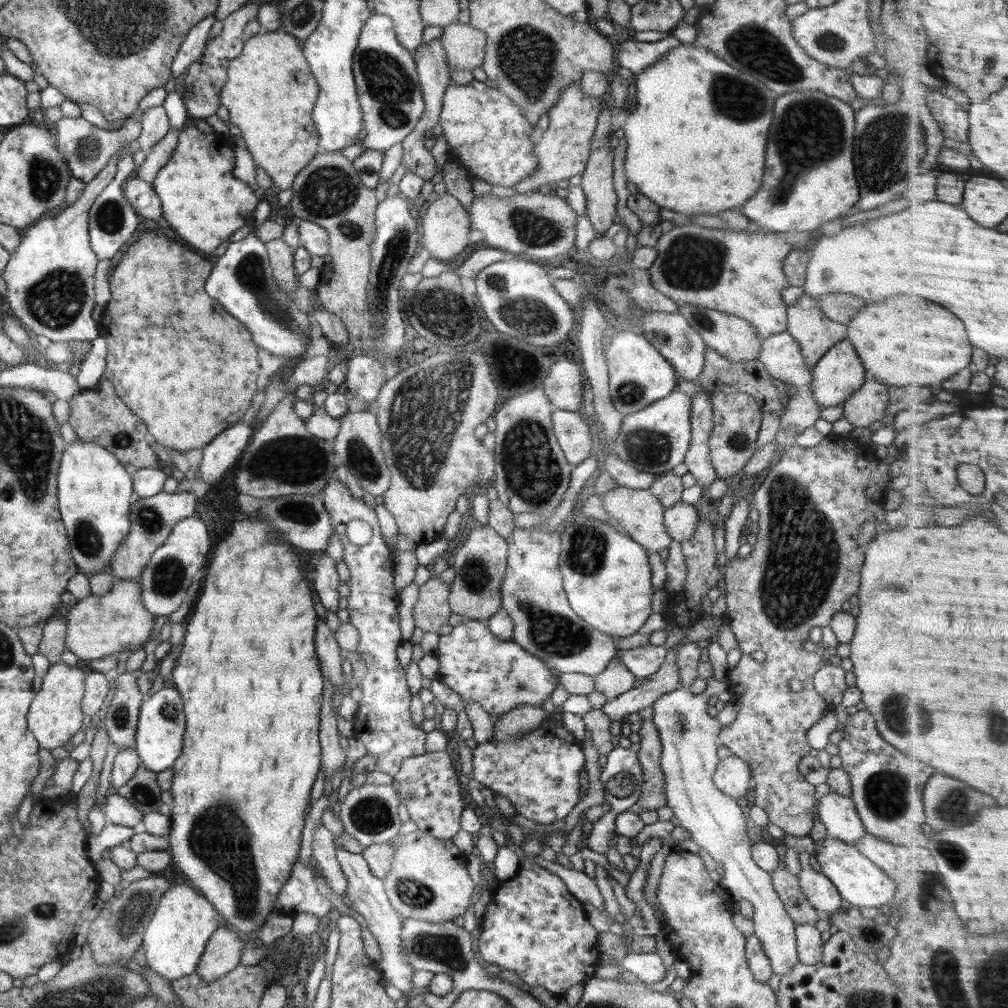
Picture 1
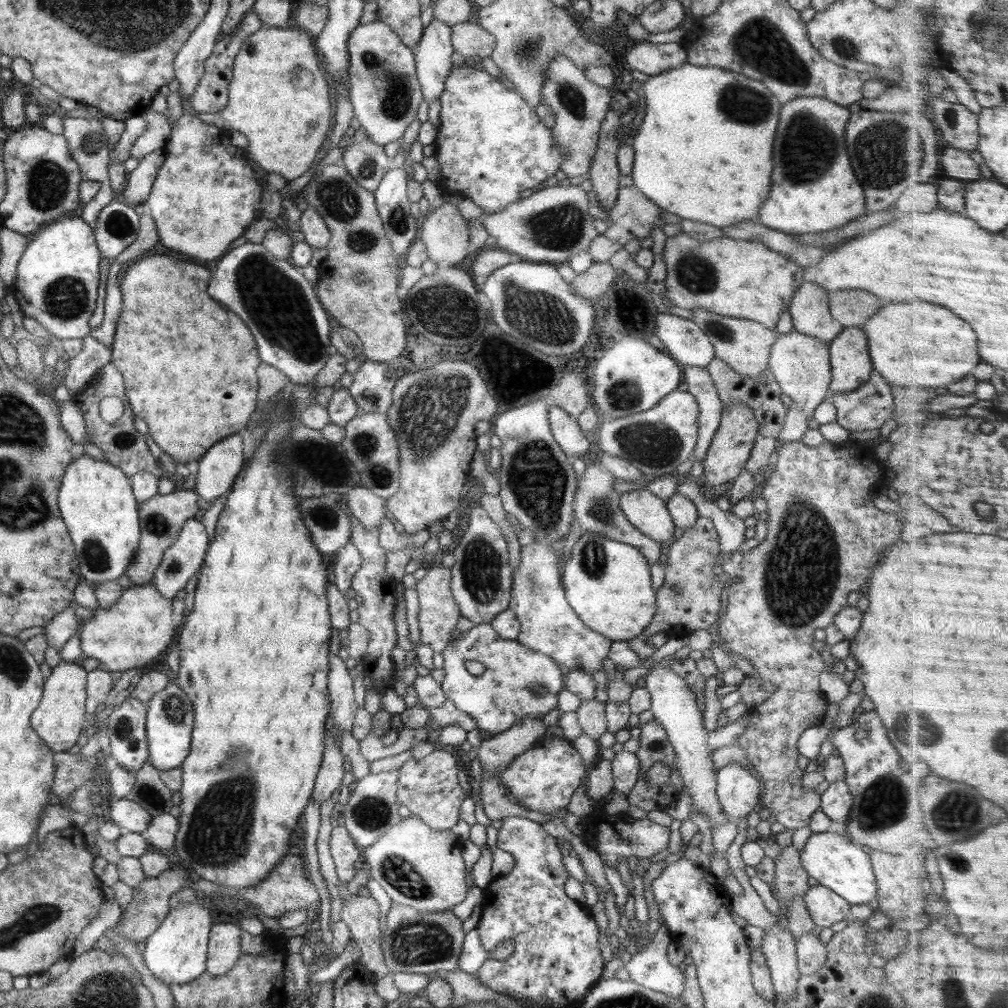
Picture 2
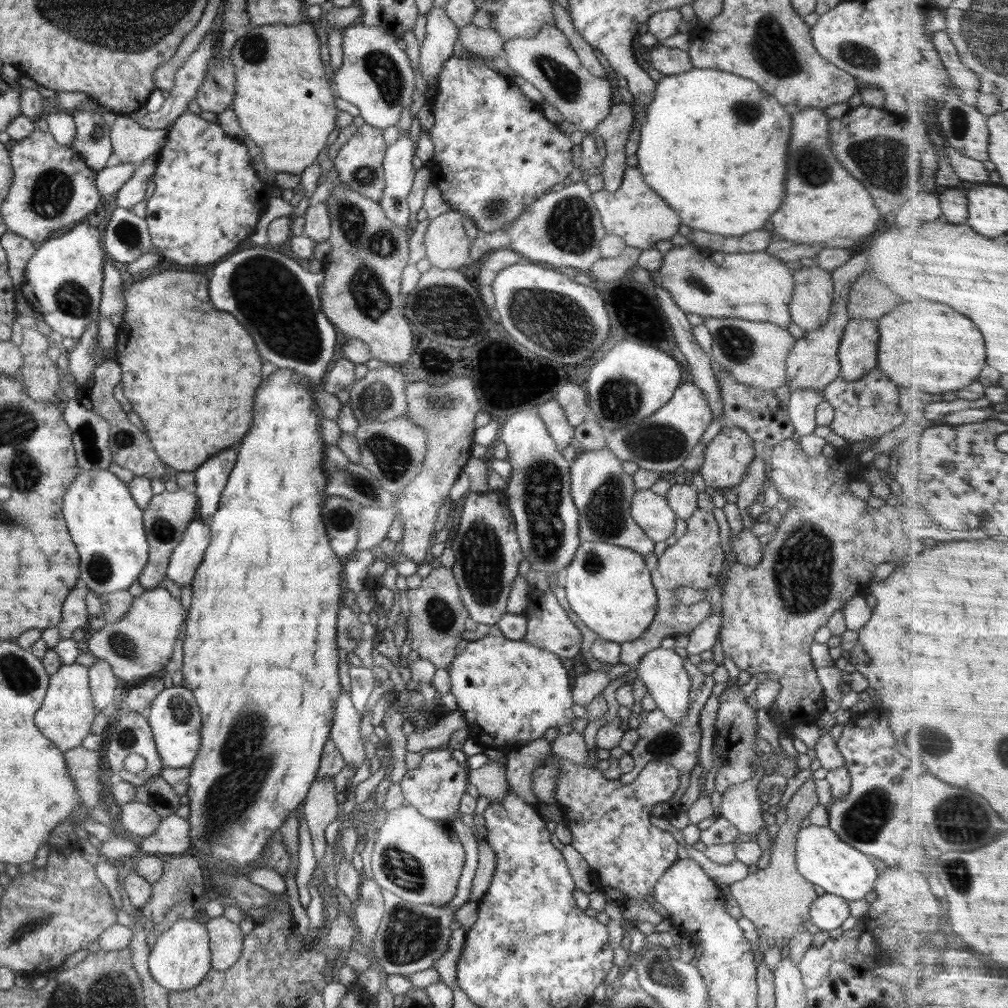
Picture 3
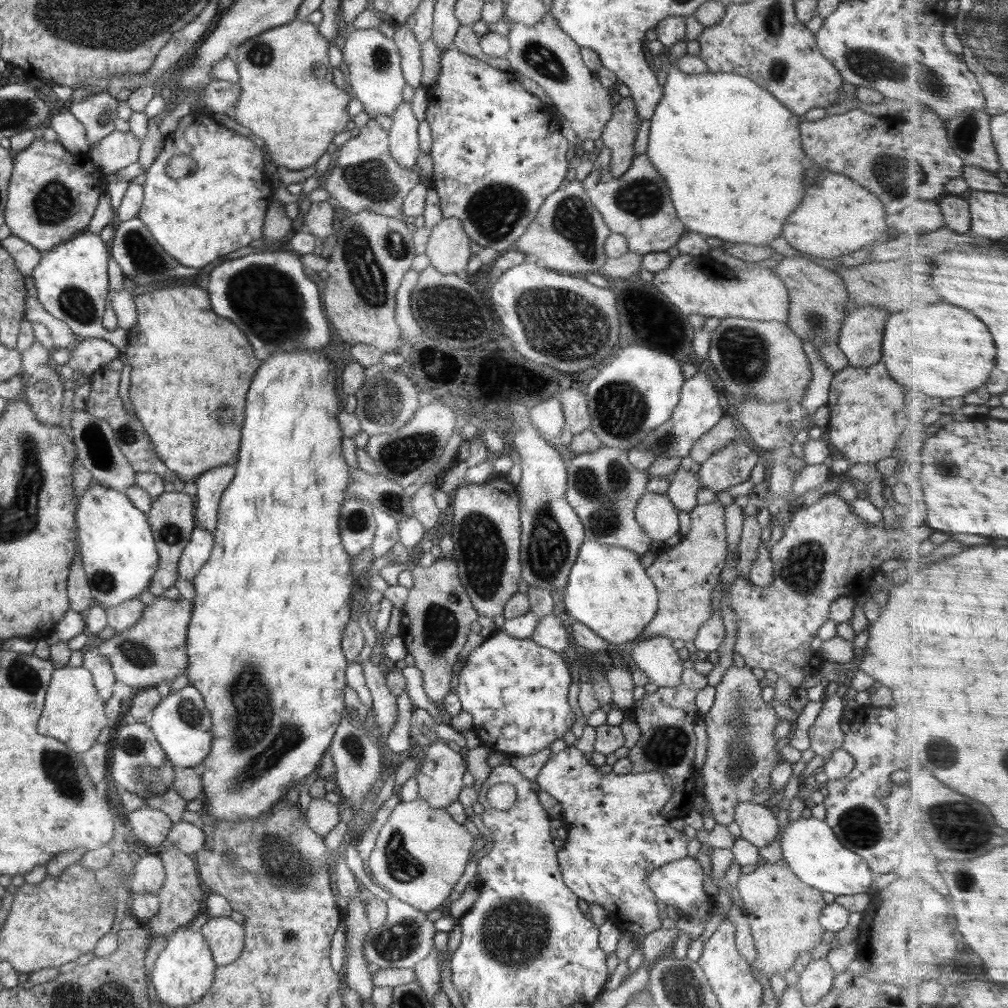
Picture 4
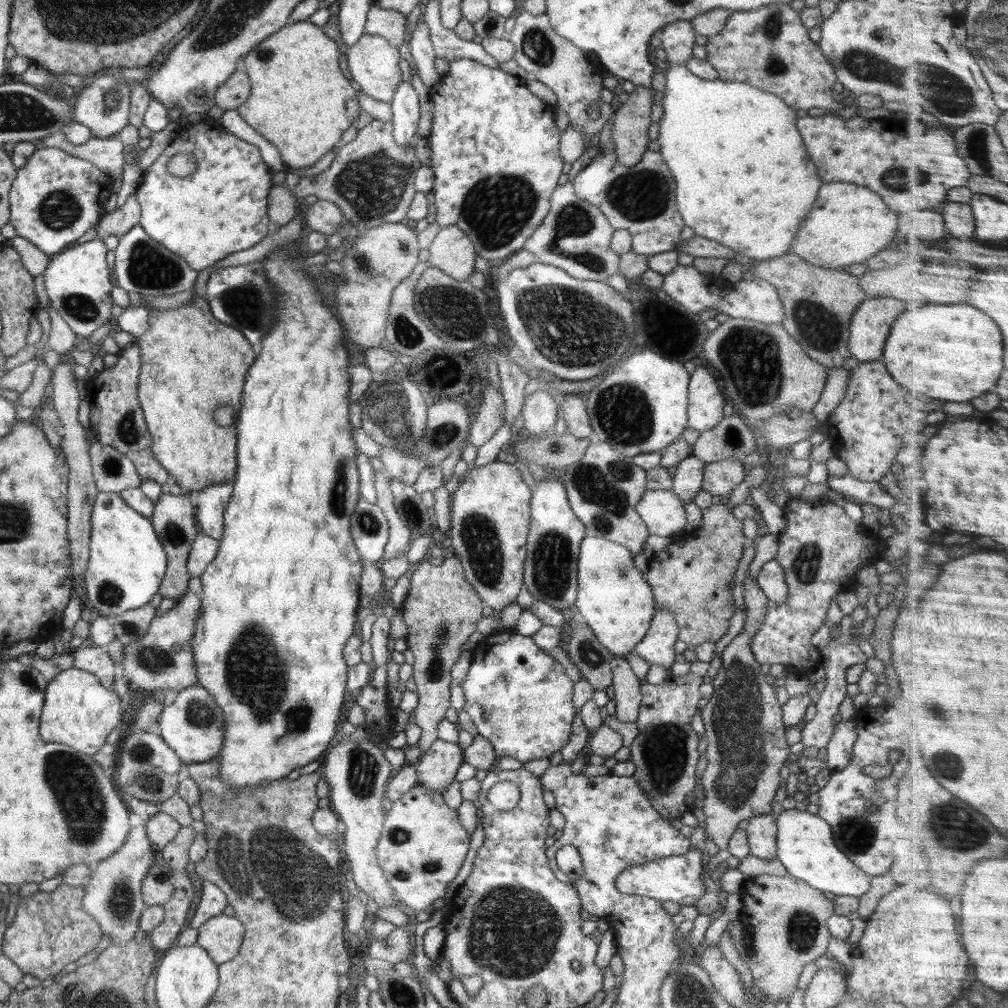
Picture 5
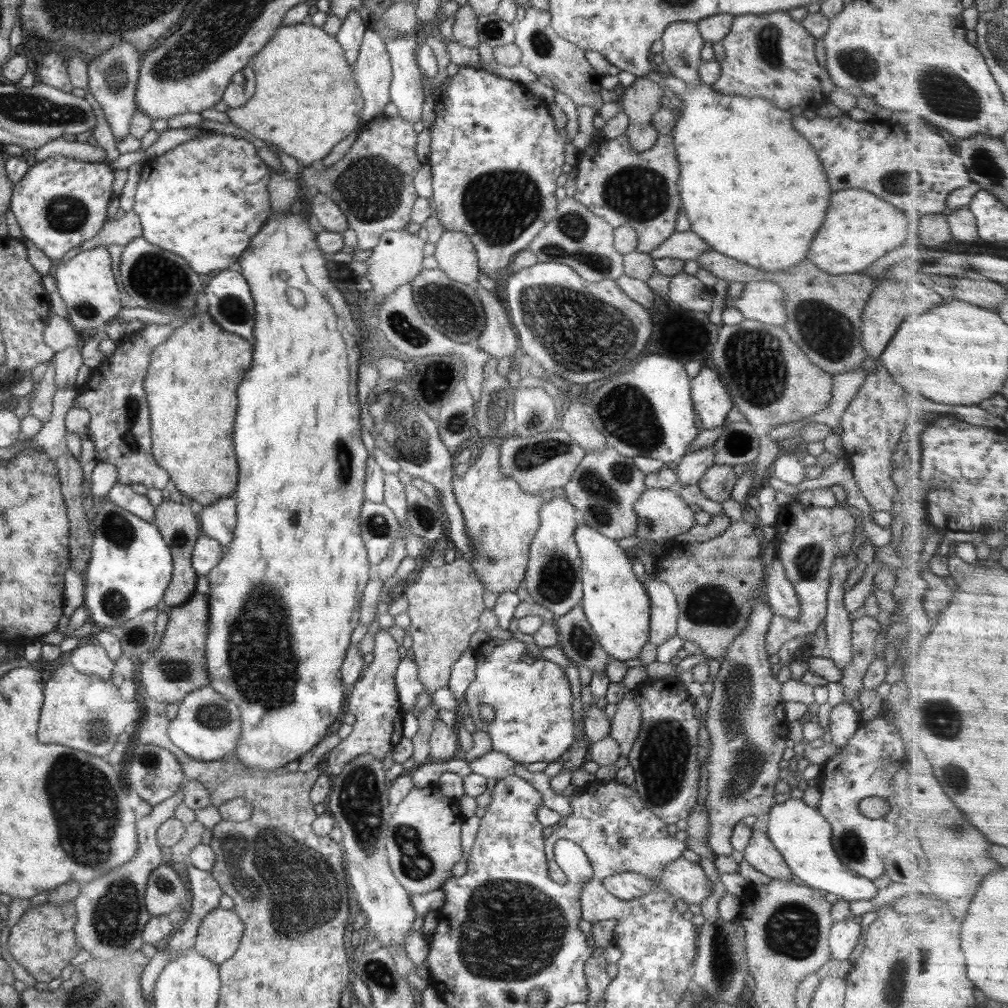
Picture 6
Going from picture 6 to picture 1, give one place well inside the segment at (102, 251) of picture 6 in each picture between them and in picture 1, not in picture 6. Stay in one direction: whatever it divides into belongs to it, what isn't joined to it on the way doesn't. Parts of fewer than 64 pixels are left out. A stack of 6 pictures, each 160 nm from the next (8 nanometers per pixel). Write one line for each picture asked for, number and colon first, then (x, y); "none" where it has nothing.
1: (49, 278)
2: (57, 279)
3: (64, 278)
4: (72, 281)
5: (78, 280)

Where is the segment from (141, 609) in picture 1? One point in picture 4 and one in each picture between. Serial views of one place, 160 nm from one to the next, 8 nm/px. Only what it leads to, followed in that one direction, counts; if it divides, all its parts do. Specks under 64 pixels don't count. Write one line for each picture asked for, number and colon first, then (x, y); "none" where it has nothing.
2: (130, 634)
3: (139, 645)
4: (154, 650)

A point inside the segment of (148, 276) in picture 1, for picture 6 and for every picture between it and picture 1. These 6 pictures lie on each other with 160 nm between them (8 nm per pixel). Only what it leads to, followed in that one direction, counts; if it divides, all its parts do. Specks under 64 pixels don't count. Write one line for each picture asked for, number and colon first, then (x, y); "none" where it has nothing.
2: (190, 399)
3: (184, 366)
4: (185, 362)
5: (190, 363)
6: (192, 413)

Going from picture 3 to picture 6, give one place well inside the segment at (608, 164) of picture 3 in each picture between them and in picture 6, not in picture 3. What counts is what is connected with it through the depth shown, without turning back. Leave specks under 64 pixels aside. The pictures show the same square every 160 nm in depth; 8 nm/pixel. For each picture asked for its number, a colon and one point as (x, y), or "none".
4: (619, 133)
5: (632, 130)
6: (642, 99)

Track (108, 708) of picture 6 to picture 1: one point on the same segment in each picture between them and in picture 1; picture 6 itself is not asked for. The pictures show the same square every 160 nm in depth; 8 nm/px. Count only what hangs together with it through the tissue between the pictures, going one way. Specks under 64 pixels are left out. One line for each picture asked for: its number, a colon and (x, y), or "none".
1: (55, 715)
2: (58, 718)
3: (67, 712)
4: (73, 713)
5: (79, 712)

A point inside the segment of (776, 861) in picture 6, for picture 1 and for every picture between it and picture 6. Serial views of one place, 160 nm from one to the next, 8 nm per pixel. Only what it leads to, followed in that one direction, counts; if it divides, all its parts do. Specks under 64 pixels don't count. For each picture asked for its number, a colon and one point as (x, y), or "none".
1: (732, 775)
2: (738, 788)
3: (741, 805)
4: (759, 826)
5: (761, 834)

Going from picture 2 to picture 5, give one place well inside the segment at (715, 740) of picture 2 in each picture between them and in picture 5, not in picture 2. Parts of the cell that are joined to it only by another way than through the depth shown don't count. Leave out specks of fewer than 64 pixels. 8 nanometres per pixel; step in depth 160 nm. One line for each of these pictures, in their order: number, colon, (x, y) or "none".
3: (662, 670)
4: (656, 657)
5: (657, 647)

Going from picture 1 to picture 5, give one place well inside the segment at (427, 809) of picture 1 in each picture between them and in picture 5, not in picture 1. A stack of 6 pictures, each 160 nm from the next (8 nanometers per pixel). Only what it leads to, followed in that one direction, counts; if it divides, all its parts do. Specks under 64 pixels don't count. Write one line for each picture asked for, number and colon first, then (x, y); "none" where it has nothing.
2: (428, 788)
3: (435, 788)
4: (440, 776)
5: (437, 767)

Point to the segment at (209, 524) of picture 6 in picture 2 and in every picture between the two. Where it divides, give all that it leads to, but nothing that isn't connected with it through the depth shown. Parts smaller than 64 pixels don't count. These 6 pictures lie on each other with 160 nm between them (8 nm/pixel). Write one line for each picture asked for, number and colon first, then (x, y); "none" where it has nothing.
2: (219, 466)
3: (211, 477)
4: (211, 484)
5: (209, 512)

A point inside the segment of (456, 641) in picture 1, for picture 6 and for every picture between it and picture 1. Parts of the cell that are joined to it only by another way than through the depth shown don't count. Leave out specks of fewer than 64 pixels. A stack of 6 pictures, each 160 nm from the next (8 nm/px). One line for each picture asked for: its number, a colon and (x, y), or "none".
2: (518, 682)
3: (510, 692)
4: (517, 692)
5: (519, 697)
6: (534, 721)

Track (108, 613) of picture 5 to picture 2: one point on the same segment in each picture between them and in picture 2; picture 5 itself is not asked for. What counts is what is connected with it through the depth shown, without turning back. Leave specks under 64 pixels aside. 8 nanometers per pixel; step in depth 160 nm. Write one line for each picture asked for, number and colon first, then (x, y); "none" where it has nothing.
2: (100, 511)
3: (105, 523)
4: (120, 557)

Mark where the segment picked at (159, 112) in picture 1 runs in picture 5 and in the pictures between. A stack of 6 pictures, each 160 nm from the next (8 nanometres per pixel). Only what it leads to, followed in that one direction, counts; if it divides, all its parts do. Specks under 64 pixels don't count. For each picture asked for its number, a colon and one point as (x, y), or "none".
2: (155, 136)
3: (132, 143)
4: (117, 150)
5: (107, 154)

